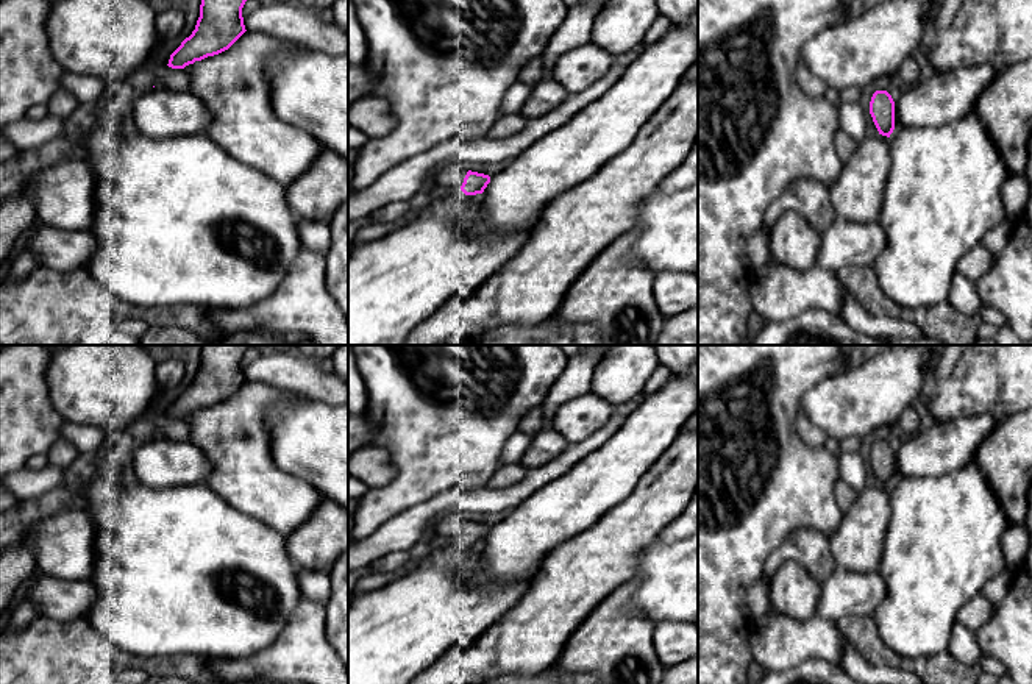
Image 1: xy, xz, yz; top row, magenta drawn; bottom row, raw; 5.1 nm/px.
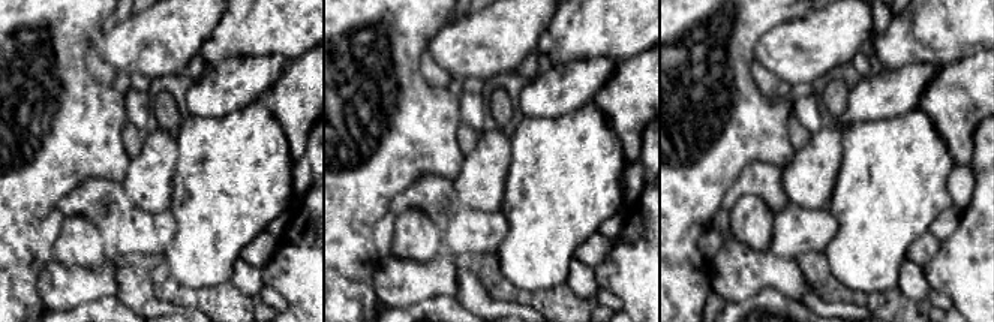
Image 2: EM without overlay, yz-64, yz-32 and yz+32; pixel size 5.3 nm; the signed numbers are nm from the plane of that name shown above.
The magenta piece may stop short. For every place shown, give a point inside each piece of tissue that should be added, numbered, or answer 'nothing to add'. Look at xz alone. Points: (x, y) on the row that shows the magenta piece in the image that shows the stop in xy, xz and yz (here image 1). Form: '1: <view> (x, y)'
1: xz (451, 177)

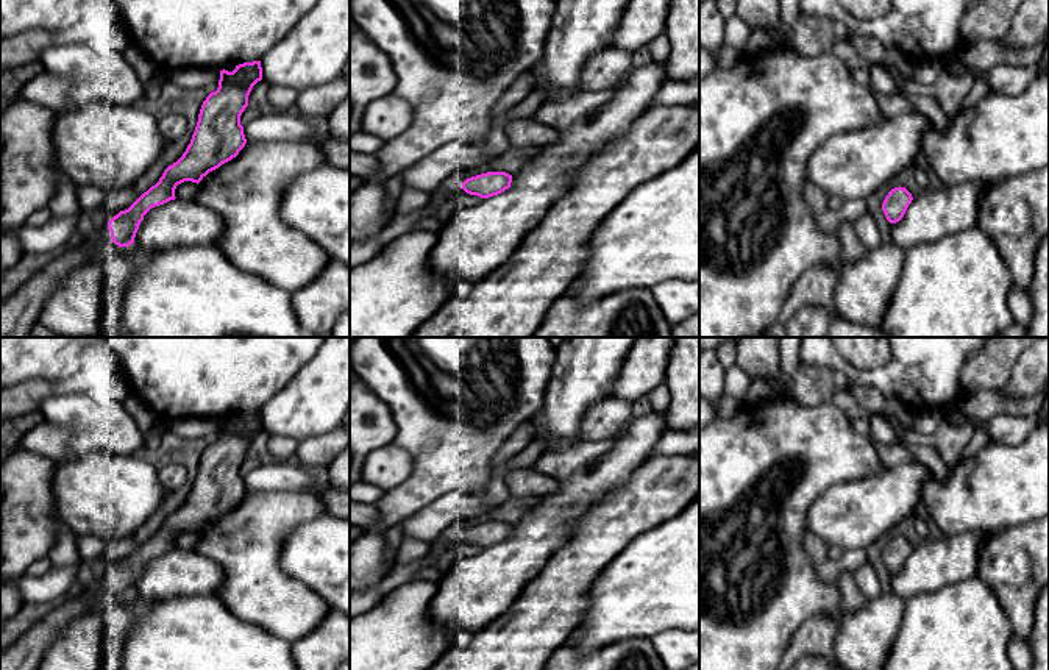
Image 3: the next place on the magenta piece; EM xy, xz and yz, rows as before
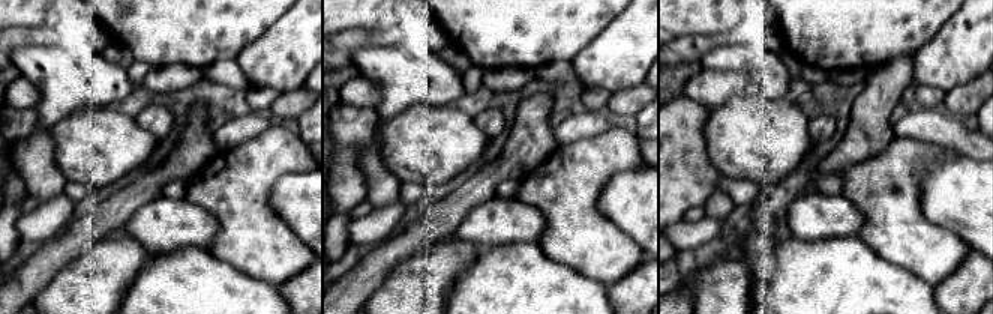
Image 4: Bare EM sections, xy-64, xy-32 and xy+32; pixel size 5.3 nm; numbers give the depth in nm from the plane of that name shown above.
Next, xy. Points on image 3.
1: xy (19, 313)

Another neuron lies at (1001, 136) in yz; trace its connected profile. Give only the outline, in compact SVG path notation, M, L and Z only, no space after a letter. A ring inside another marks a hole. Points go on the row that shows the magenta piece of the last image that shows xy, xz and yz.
M1049 69L1041 70L1018 95L988 92L973 108L951 117L946 131L930 127L923 153L938 184L997 183L1049 166Z

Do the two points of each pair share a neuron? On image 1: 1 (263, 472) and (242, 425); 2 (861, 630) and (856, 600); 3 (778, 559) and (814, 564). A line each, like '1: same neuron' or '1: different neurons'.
1: same neuron
2: different neurons
3: same neuron

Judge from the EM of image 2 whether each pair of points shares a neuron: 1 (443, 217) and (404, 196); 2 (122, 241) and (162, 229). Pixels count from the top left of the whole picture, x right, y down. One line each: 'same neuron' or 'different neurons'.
1: same neuron
2: same neuron

